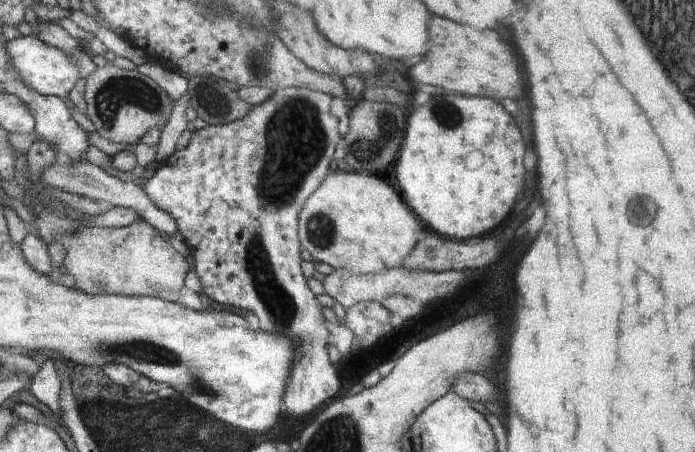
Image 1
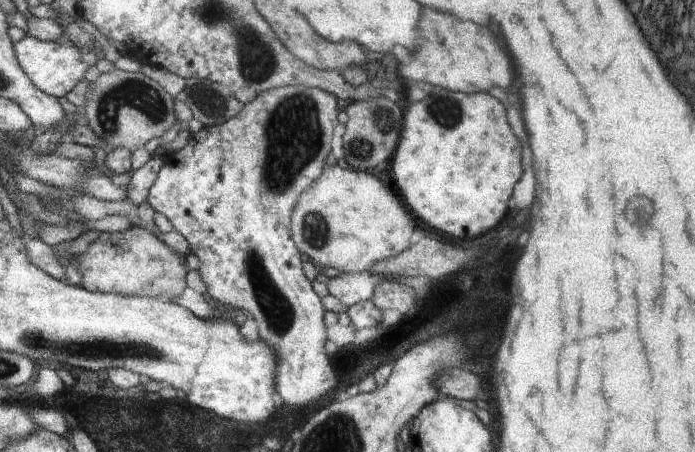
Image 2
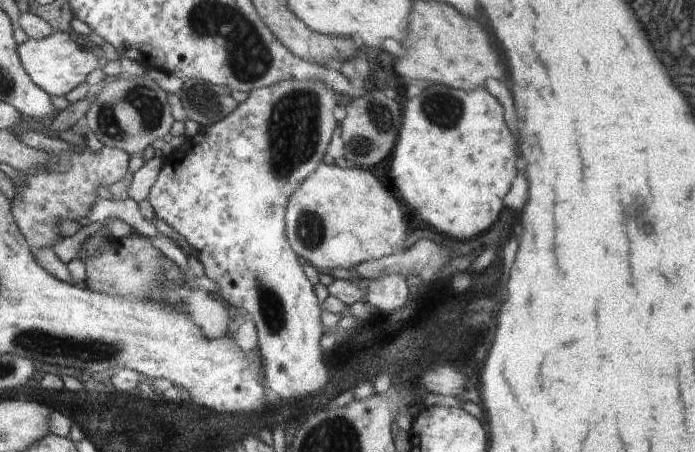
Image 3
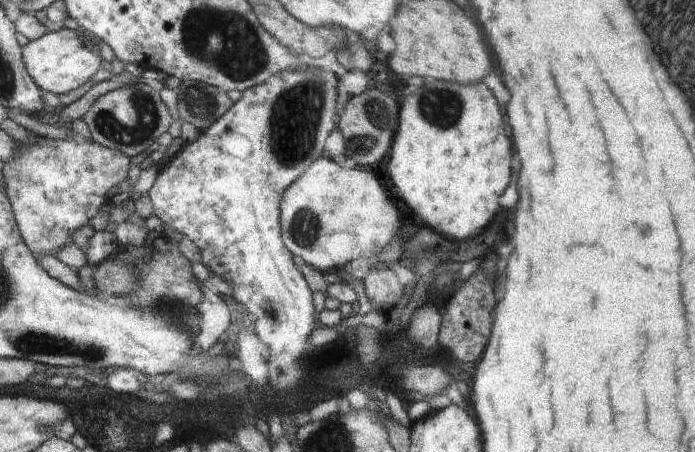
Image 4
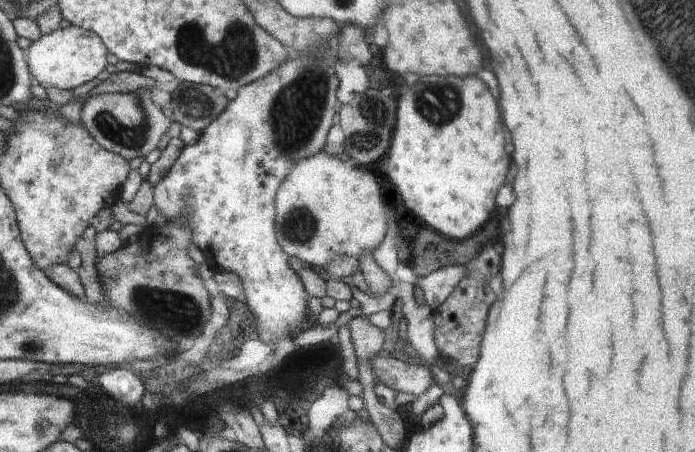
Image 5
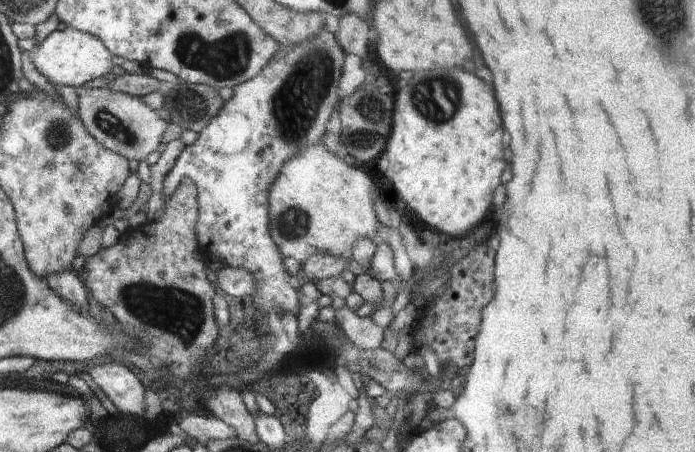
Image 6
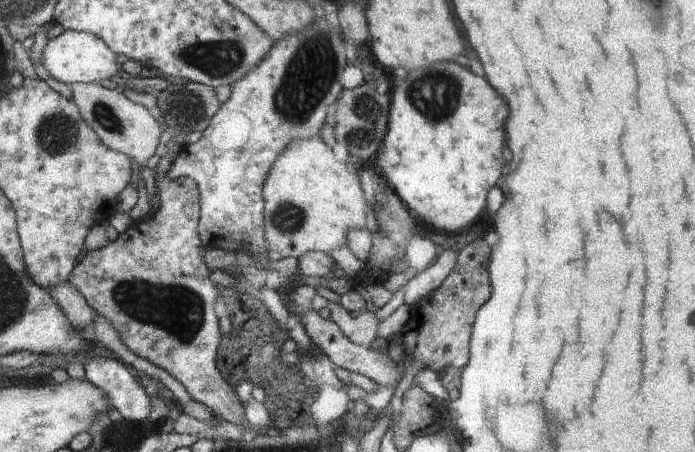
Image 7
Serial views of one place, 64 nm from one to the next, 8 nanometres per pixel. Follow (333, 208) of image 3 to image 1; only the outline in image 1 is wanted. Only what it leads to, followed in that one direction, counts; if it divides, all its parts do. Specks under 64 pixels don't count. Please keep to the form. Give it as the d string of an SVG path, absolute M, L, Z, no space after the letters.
M337 168L330 171L329 176L326 182L322 182L322 190L318 190L318 194L306 202L306 210L302 210L302 230L298 230L302 250L308 250L312 258L316 258L315 262L326 262L336 270L349 270L354 274L376 274L402 266L402 262L417 248L418 232L422 230L420 217L404 204L392 186L376 176Z

